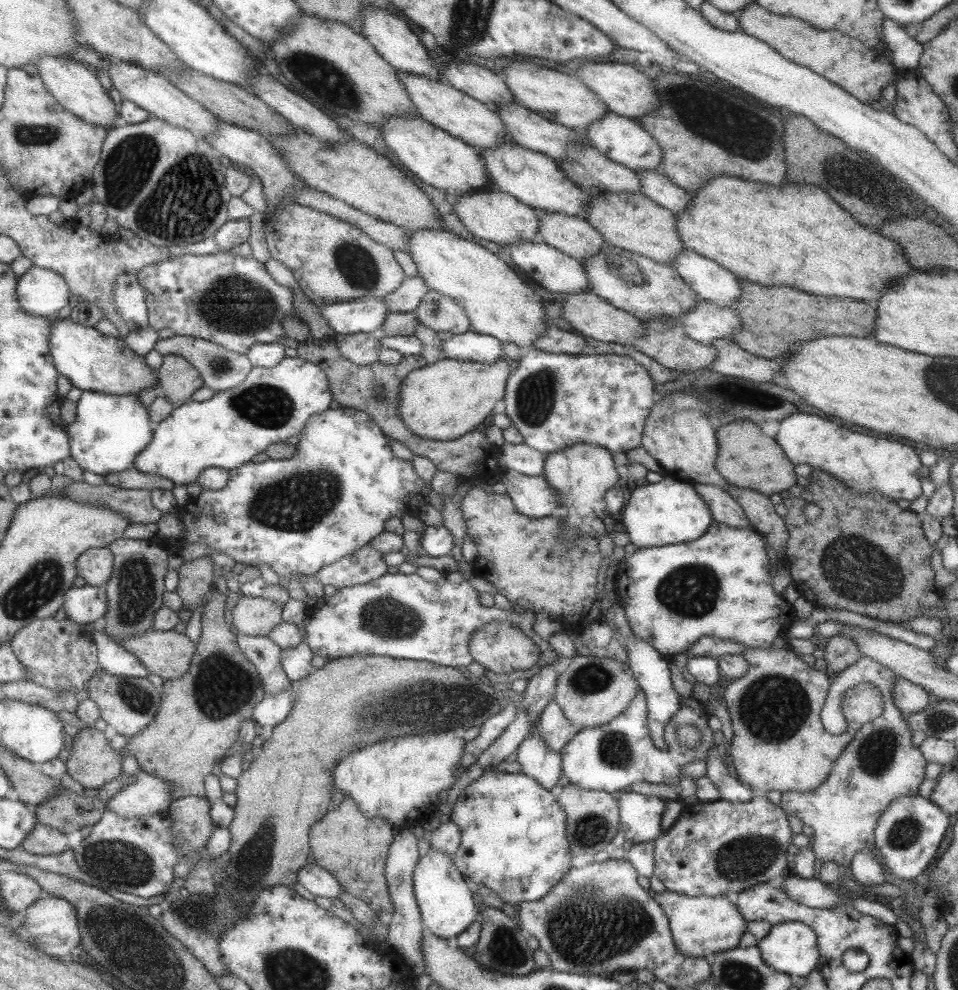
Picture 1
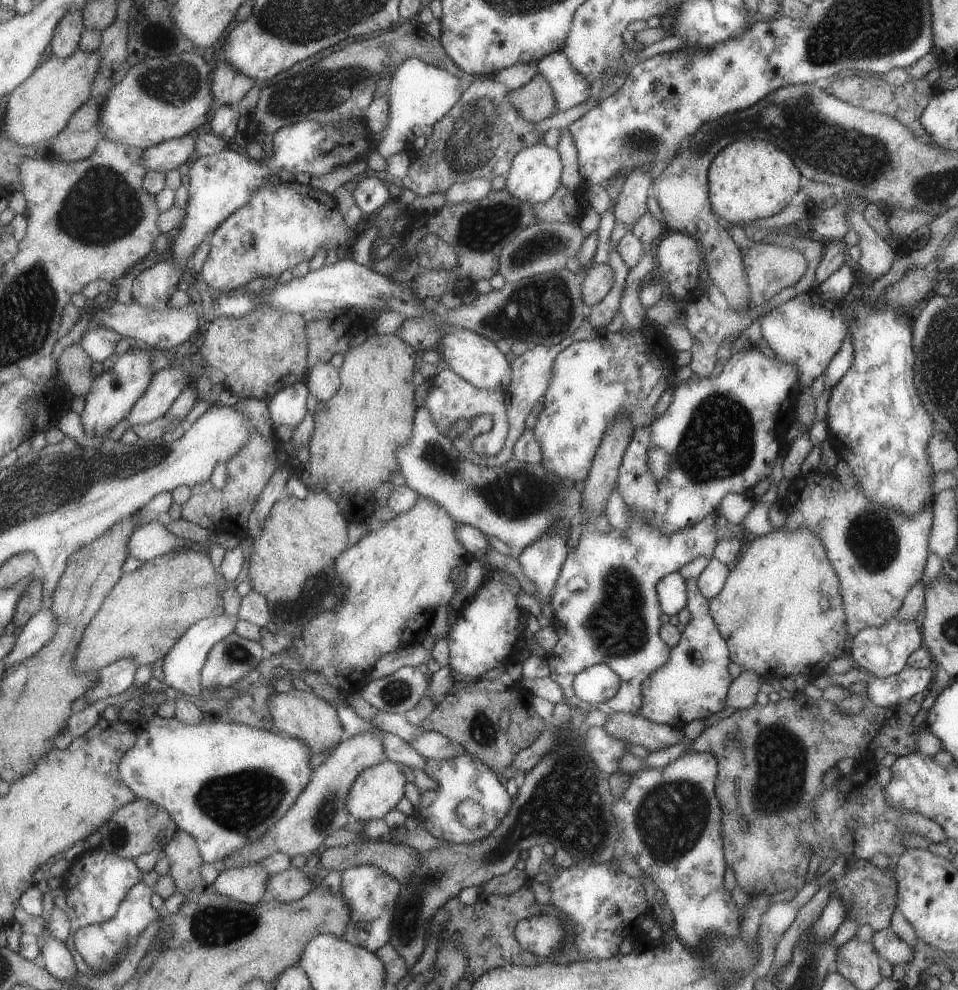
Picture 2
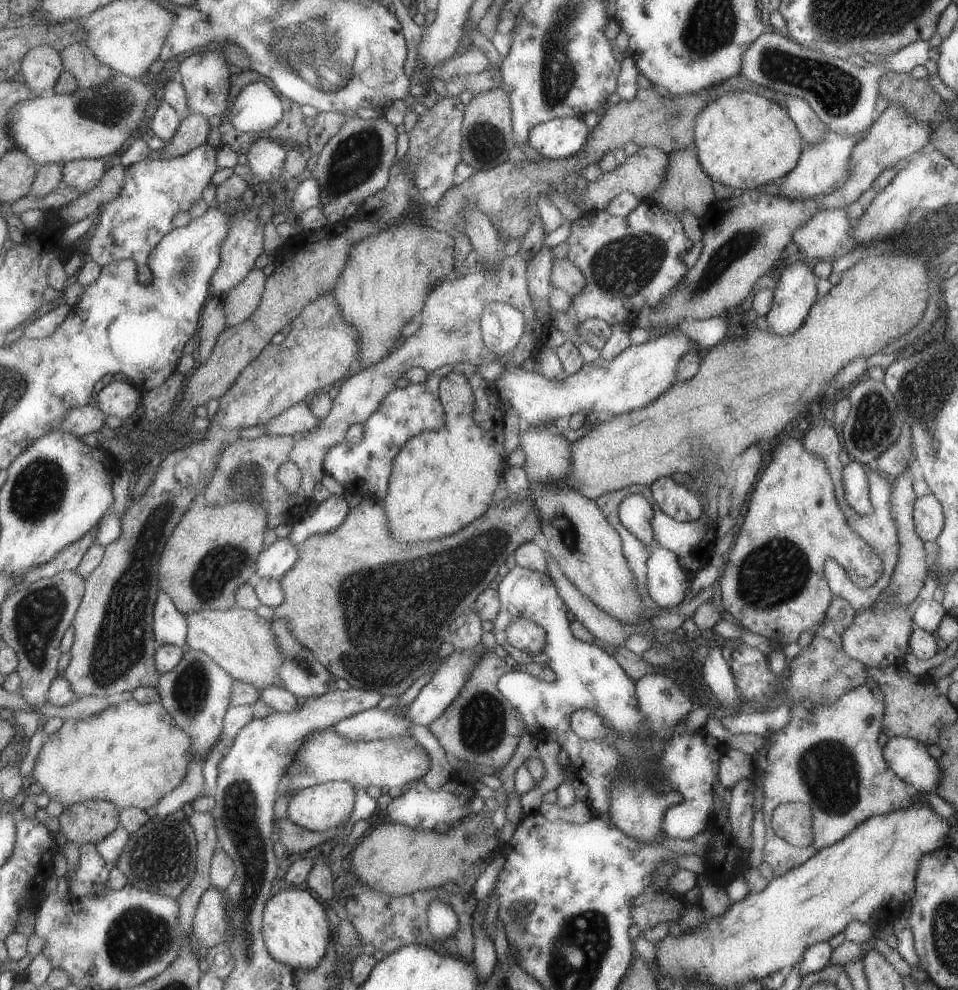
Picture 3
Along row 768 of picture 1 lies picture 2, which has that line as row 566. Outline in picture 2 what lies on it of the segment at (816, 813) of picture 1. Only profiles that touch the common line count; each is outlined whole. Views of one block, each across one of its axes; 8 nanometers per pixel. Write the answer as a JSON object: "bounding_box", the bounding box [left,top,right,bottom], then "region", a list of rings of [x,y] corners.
{"bounding_box":[779,472,932,638],"region":[[[809,472],[805,474],[805,482],[801,484],[799,480],[793,480],[791,485],[786,490],[786,493],[779,500],[779,507],[785,511],[786,517],[784,520],[784,530],[785,531],[796,531],[797,529],[809,529],[818,539],[821,541],[823,548],[825,549],[825,554],[831,568],[835,571],[839,581],[840,595],[842,600],[842,607],[845,613],[844,618],[844,628],[849,637],[853,638],[858,630],[865,627],[879,627],[885,621],[895,616],[896,611],[901,606],[905,594],[911,586],[913,586],[921,577],[926,565],[926,558],[928,555],[928,538],[930,533],[930,528],[932,525],[932,506],[929,504],[921,512],[916,513],[912,517],[902,515],[899,512],[895,512],[893,509],[888,509],[882,504],[872,503],[859,488],[859,485],[855,484],[850,490],[844,490],[833,474],[817,474],[817,472]]]}

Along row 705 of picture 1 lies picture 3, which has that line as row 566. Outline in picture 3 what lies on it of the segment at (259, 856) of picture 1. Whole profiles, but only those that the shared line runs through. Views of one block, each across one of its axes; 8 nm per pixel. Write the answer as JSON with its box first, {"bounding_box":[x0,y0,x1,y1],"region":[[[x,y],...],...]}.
{"bounding_box":[272,498,540,696],"region":[[[372,498],[361,499],[358,506],[349,509],[343,522],[337,528],[333,528],[331,532],[325,532],[325,534],[311,534],[305,538],[301,545],[297,545],[297,560],[281,578],[277,579],[281,590],[283,590],[283,602],[273,609],[272,618],[287,620],[287,628],[293,634],[293,638],[303,648],[307,648],[313,654],[313,658],[320,662],[329,674],[333,674],[335,679],[343,678],[349,687],[379,691],[383,696],[400,696],[419,676],[427,673],[427,668],[437,658],[439,646],[450,637],[449,624],[453,620],[459,621],[474,606],[474,600],[488,588],[493,575],[503,572],[502,567],[507,556],[511,556],[517,546],[523,542],[531,541],[533,536],[540,532],[539,518],[537,518],[537,512],[535,512],[530,498],[520,501],[512,500],[511,506],[505,510],[503,510],[501,503],[495,504],[495,506],[489,505],[483,516],[479,516],[471,524],[467,524],[465,528],[461,528],[459,532],[455,532],[451,536],[444,536],[439,540],[403,544],[399,540],[393,540],[393,536],[389,534],[387,518],[385,518],[385,512],[383,512],[380,503]]]}

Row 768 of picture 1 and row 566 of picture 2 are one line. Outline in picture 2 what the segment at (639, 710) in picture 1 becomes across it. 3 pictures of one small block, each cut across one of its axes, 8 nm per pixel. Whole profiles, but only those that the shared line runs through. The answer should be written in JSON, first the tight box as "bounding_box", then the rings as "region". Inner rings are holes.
{"bounding_box":[546,513,717,715],"region":[[[629,513],[630,522],[628,523],[628,529],[626,530],[626,535],[621,536],[618,530],[613,529],[610,525],[610,529],[607,534],[599,533],[595,528],[587,527],[583,533],[578,538],[577,546],[573,552],[569,552],[567,558],[563,565],[561,565],[559,576],[555,580],[553,585],[551,596],[549,597],[548,602],[554,610],[553,622],[551,623],[552,627],[555,629],[555,632],[558,636],[557,644],[552,648],[551,654],[546,654],[546,661],[550,670],[550,677],[561,687],[563,696],[566,698],[569,705],[575,706],[584,714],[588,711],[597,709],[605,712],[605,714],[610,715],[611,713],[631,713],[632,715],[637,715],[639,709],[642,705],[642,696],[641,696],[641,683],[650,675],[652,672],[655,672],[658,668],[661,668],[667,661],[669,656],[668,647],[659,636],[659,629],[661,622],[659,621],[659,615],[662,613],[661,609],[658,607],[658,596],[656,595],[656,584],[657,581],[664,577],[666,574],[674,573],[678,571],[683,564],[691,562],[694,558],[698,556],[705,556],[711,558],[714,546],[717,544],[715,542],[715,533],[717,530],[714,526],[715,514],[707,515],[705,518],[702,518],[699,522],[696,522],[692,527],[684,528],[682,531],[677,531],[671,534],[663,534],[659,532],[658,529],[653,528],[652,526],[647,525],[638,513]],[[603,665],[611,668],[613,672],[619,677],[620,685],[618,686],[618,691],[615,693],[615,696],[608,698],[600,703],[588,703],[582,701],[580,698],[577,698],[577,695],[574,693],[572,682],[574,676],[581,672],[583,669],[591,666]]]}

